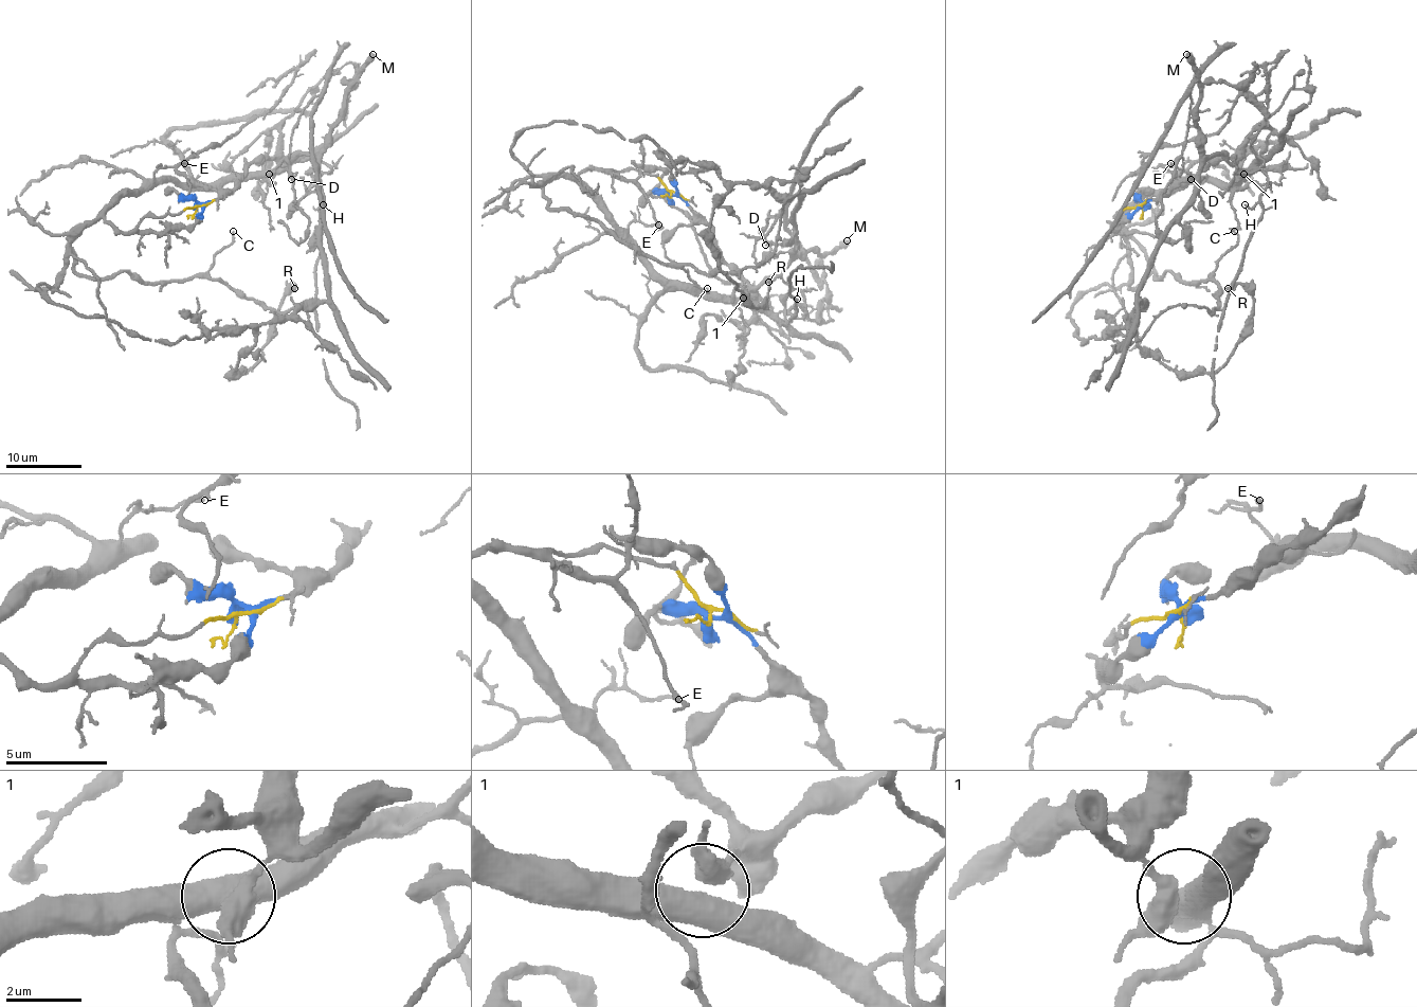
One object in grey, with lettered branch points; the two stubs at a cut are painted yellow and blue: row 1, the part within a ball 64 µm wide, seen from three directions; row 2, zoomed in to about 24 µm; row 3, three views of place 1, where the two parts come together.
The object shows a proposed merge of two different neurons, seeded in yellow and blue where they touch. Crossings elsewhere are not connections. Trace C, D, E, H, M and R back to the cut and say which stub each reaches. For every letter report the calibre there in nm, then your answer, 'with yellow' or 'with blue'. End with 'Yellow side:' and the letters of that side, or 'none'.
C: 100 nm | with yellow
D: 60 nm | with blue
E: 180 nm | with yellow
H: 100 nm | with yellow
M: 600 nm | with blue
R: 200 nm | with blue
Yellow side: C, E, H

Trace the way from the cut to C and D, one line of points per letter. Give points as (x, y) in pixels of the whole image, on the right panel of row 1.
C: (1143, 210), (1114, 217), (1116, 232), (1120, 217), (1158, 279), (1169, 270), (1203, 282), (1238, 241), (1234, 231)
D: (1143, 210), (1232, 162), (1202, 166), (1205, 222), (1166, 241), (1162, 193), (1177, 167), (1191, 179)

